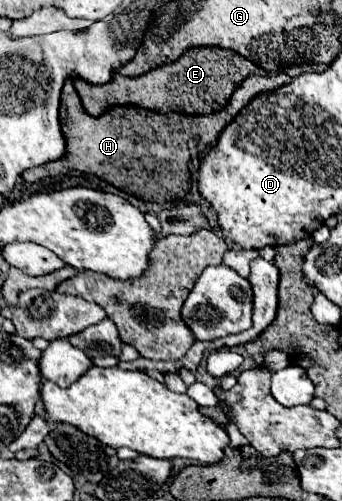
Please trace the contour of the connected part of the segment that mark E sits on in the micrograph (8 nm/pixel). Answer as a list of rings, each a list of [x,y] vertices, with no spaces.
[[[195,47],[183,53],[177,61],[165,63],[161,67],[155,67],[139,77],[125,77],[115,75],[105,85],[91,85],[85,79],[75,79],[77,93],[81,97],[81,103],[89,115],[101,115],[107,109],[115,105],[139,105],[151,111],[159,113],[185,113],[185,115],[209,115],[219,109],[223,109],[231,93],[237,89],[237,85],[249,77],[249,75],[267,75],[268,73],[247,61],[245,57],[237,55],[235,51],[219,49],[219,47]]]

